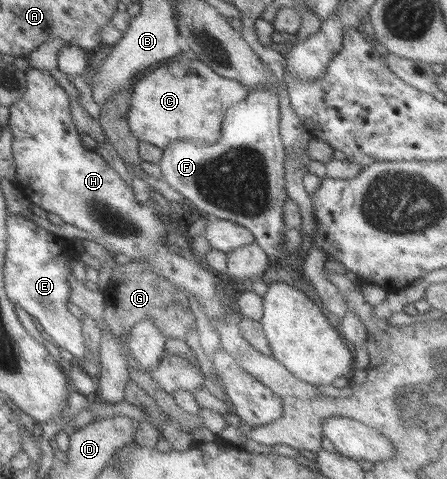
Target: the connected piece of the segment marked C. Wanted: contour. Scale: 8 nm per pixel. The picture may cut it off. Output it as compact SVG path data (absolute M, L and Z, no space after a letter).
M198 60L176 61L154 69L130 87L131 99L127 114L130 132L142 142L163 149L172 141L192 141L196 144L214 144L221 137L225 110L247 97L248 90L239 82L216 74Z

